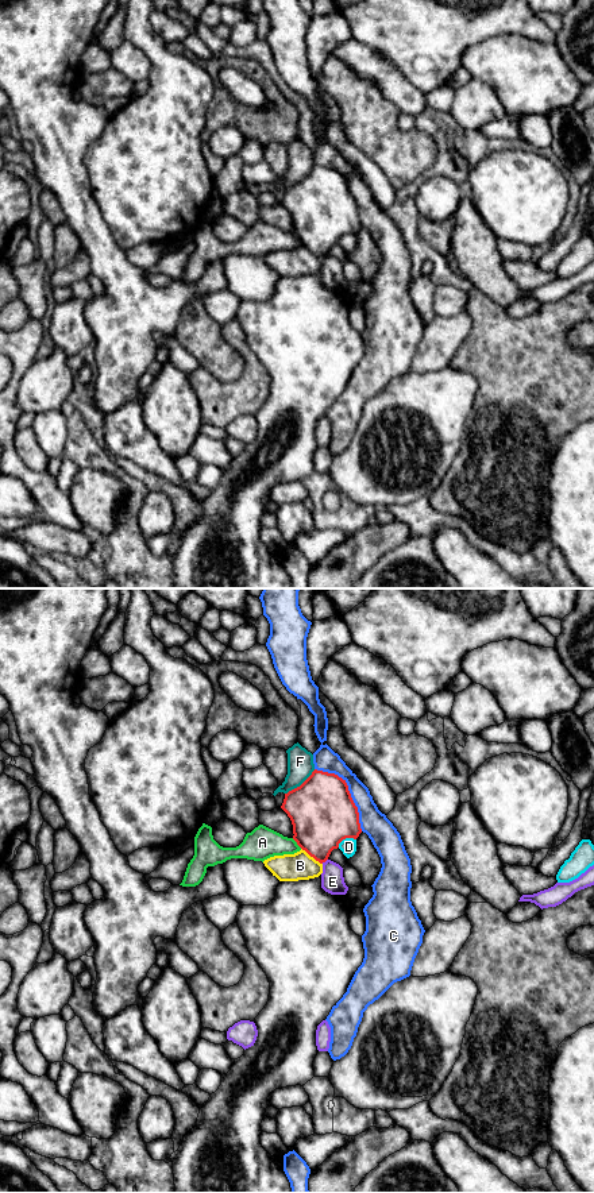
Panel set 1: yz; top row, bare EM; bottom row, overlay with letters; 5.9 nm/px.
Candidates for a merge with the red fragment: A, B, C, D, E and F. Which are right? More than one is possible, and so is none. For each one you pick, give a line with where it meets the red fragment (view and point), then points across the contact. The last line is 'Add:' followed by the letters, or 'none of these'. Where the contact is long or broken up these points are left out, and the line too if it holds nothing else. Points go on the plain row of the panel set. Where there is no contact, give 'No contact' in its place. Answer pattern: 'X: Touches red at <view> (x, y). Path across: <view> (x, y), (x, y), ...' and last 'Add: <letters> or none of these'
Add: none of these

